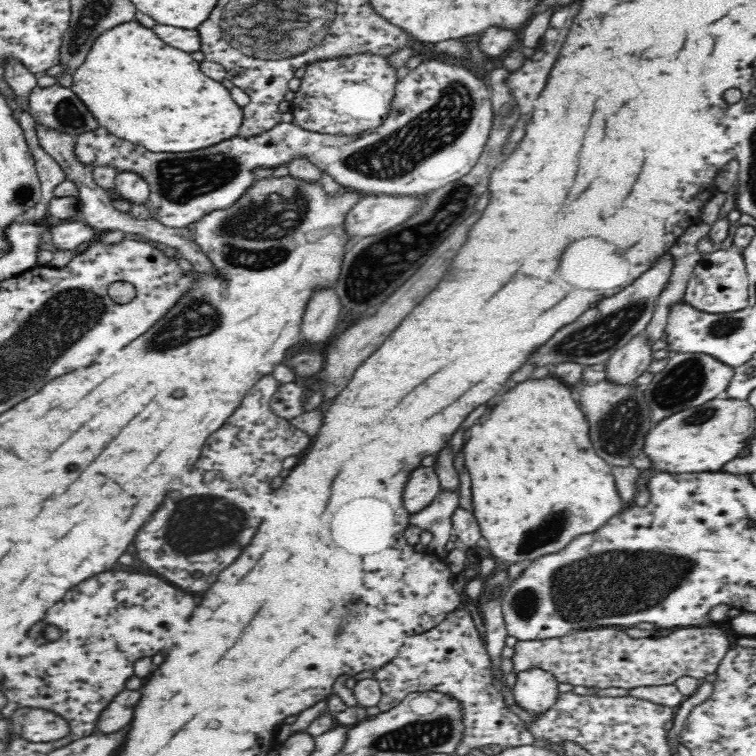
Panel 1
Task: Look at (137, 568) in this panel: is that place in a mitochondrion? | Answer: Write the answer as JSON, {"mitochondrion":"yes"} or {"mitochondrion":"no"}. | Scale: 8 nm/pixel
{"mitochondrion":"no"}

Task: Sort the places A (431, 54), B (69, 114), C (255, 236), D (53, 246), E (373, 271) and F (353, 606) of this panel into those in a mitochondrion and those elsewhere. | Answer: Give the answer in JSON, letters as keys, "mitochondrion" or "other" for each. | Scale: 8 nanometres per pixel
{"A":"other","B":"mitochondrion","C":"mitochondrion","D":"other","E":"mitochondrion","F":"mitochondrion"}

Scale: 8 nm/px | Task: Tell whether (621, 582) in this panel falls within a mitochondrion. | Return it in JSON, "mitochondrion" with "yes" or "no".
{"mitochondrion":"yes"}

